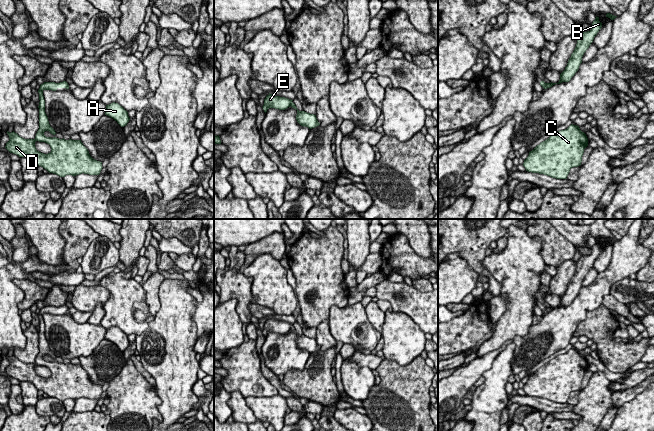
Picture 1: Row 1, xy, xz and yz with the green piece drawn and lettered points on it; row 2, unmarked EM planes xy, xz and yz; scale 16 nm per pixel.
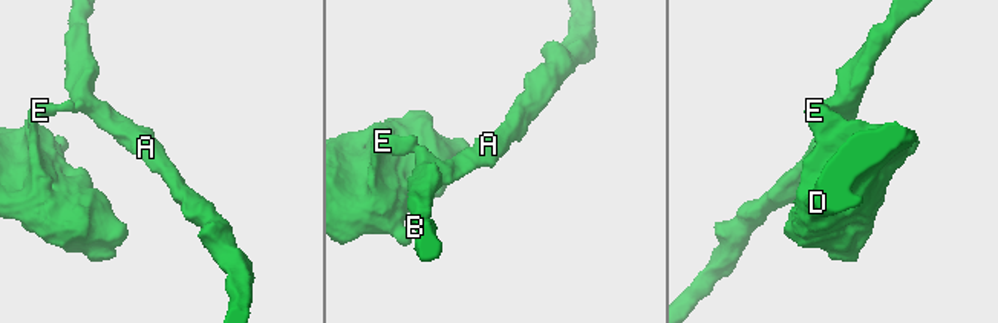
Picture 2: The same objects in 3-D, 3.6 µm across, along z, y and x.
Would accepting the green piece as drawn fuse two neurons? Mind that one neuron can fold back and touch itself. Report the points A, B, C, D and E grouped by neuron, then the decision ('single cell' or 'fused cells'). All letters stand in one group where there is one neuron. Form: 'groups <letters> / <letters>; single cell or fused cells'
groups A B / C D E; fused cells

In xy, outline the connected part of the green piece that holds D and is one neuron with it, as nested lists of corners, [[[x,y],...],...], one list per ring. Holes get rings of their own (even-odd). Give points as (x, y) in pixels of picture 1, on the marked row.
[[[66,81],[44,82],[40,85],[39,93],[39,129],[34,139],[24,139],[17,133],[8,132],[9,141],[5,148],[19,157],[28,157],[35,161],[38,166],[43,167],[49,173],[56,174],[60,177],[66,175],[76,176],[79,174],[99,175],[102,170],[102,162],[93,159],[88,149],[83,145],[81,140],[65,140],[46,137],[45,131],[55,135],[55,130],[50,126],[48,117],[45,113],[44,90],[56,91],[58,88],[66,88]],[[35,142],[45,142],[50,145],[51,152],[44,154],[39,152],[35,147]]]

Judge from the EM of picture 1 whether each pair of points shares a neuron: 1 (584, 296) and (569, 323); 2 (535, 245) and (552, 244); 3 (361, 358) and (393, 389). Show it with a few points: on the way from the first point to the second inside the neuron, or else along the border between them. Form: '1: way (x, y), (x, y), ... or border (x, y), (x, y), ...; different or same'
1: way (583, 303), (572, 316); same
2: border (526, 230), (541, 239), (546, 264); different
3: border (383, 358), (375, 369); different

